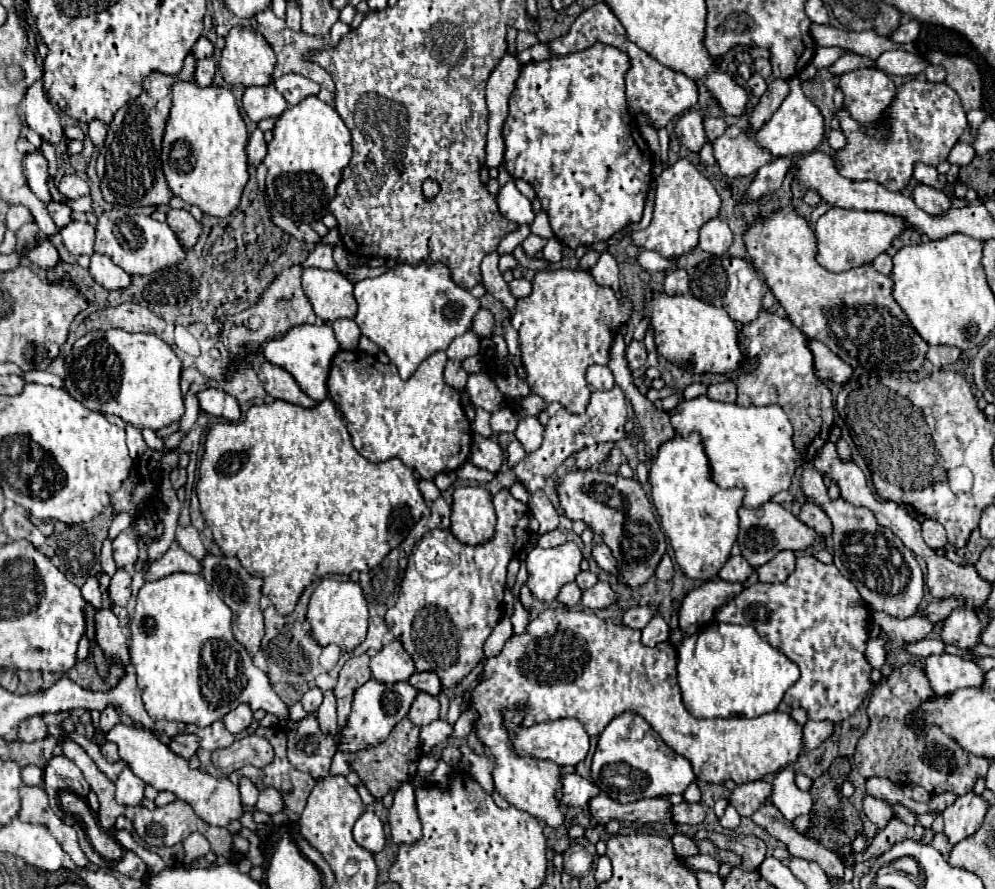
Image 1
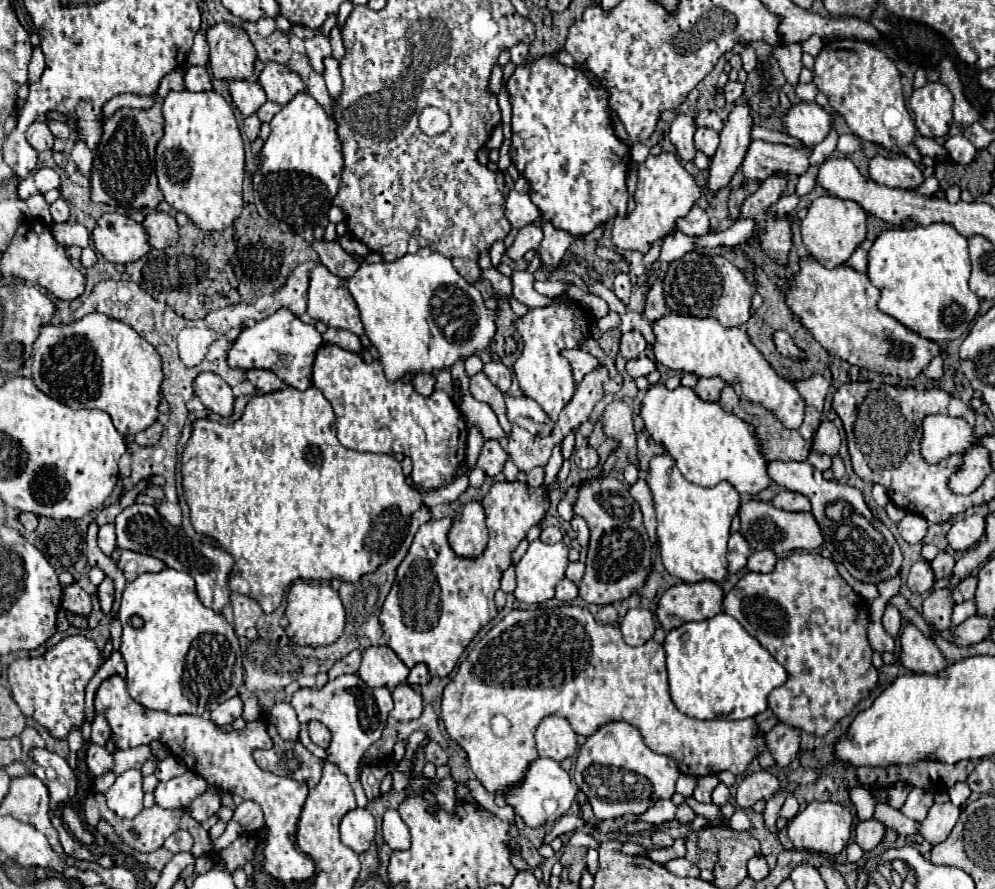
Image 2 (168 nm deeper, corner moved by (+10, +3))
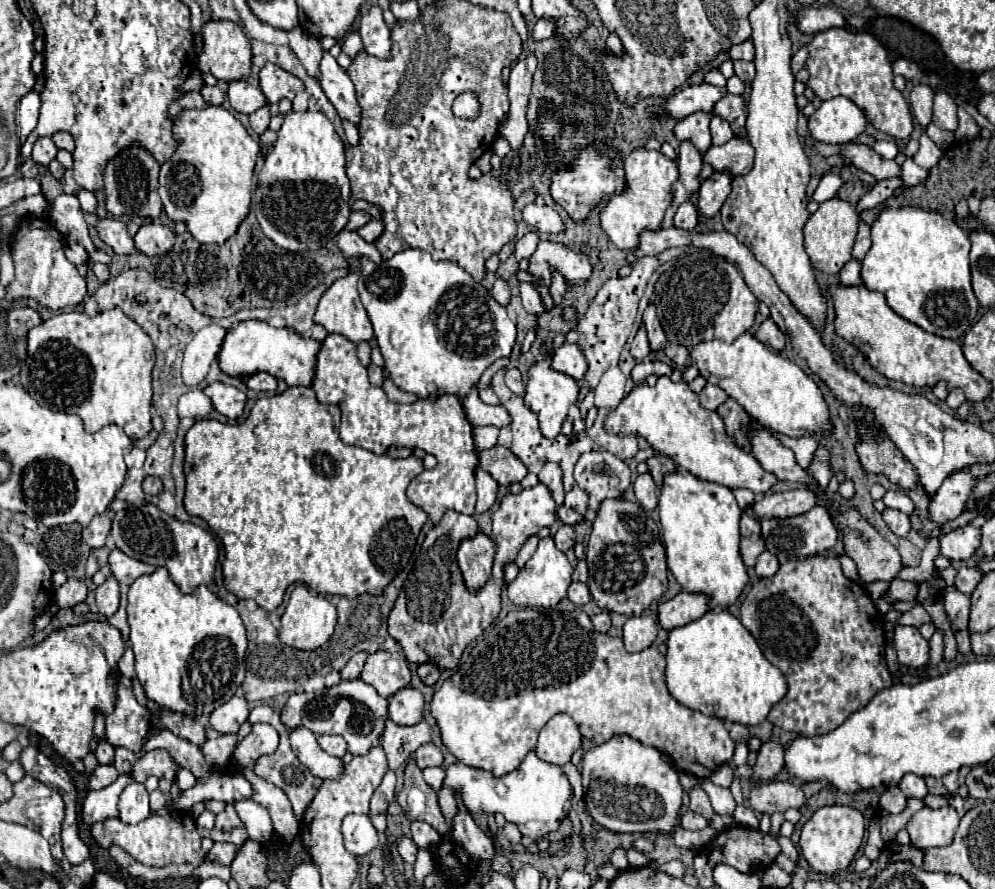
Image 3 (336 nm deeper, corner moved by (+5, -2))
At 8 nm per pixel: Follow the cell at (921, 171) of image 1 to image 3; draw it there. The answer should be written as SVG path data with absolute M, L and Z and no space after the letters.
M825 29L819 31L809 47L807 85L821 101L843 95L863 109L867 123L877 131L891 135L893 139L909 139L913 133L913 115L901 91L893 85L893 65L885 47L871 33L853 33L849 29Z

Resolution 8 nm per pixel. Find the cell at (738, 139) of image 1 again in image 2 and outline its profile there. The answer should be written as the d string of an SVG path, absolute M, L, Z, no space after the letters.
M696 126L696 132L694 132L694 144L696 144L696 150L704 152L706 156L712 156L718 148L718 134L714 130L708 130L708 128L702 128L702 126Z

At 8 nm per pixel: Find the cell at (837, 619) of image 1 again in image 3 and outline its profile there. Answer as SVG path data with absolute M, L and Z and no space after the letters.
M813 555L813 557L807 557L807 559L793 559L793 561L783 563L773 577L759 579L751 587L751 591L747 593L747 597L741 605L741 617L739 619L741 619L743 627L757 639L763 655L775 667L779 667L783 671L785 679L787 679L787 685L789 685L787 695L771 709L771 713L767 717L773 725L777 725L785 731L795 731L799 735L825 735L825 733L833 731L833 727L839 727L841 723L845 723L845 719L849 719L849 715L853 715L853 711L859 711L861 707L865 707L865 703L869 703L869 699L873 699L873 695L877 695L877 691L883 691L885 687L893 685L891 673L889 673L887 663L885 663L885 619L879 613L879 609L875 609L875 603L871 601L871 597L867 595L863 585L859 585L857 581L851 581L851 579L847 579L847 583L845 583L845 575L841 571L841 563L839 563L837 557Z

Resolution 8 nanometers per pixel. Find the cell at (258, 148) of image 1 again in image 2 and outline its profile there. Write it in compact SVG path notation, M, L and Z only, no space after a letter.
M252 114L252 116L248 116L246 120L244 120L244 132L246 132L246 136L250 138L250 140L256 140L258 138L258 134L260 134L260 120L258 120L258 116L256 114Z

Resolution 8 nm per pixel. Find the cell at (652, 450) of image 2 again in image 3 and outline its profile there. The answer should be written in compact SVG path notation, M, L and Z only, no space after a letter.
M653 455L653 457L649 457L647 461L647 467L649 467L649 473L653 475L653 481L661 487L661 483L663 483L663 475L665 473L671 473L673 469L675 469L675 463L669 459L669 457L665 457L665 455Z

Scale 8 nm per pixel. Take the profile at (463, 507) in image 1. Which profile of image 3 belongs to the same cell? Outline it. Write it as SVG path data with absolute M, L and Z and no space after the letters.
M479 531L471 539L463 539L457 549L457 563L463 573L465 585L471 591L477 591L491 577L495 545L489 535Z

